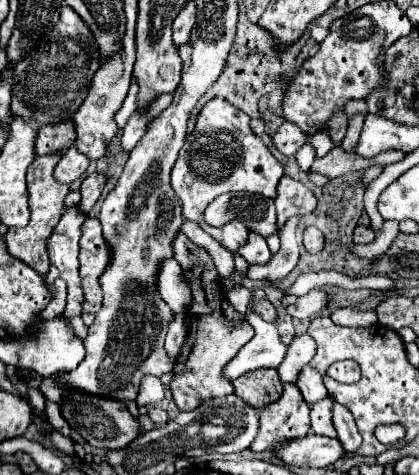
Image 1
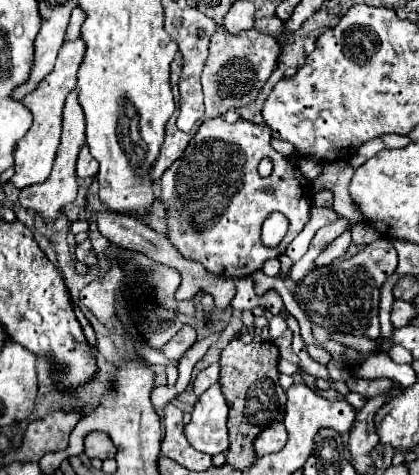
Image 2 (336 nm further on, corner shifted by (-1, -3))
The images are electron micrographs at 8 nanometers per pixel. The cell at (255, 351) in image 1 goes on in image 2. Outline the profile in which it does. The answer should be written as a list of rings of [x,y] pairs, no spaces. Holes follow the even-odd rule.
[[[221,383],[211,385],[197,401],[189,425],[185,427],[187,441],[201,453],[219,455],[229,449],[227,439],[227,403]]]

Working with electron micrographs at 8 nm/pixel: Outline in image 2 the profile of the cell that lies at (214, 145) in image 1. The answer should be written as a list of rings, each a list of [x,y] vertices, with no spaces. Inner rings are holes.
[[[223,117],[203,121],[189,141],[183,157],[177,159],[161,177],[161,199],[169,217],[167,237],[183,257],[199,261],[209,273],[225,277],[249,277],[261,269],[265,259],[273,259],[283,253],[309,221],[313,195],[313,183],[301,175],[299,167],[271,147],[269,125],[257,125],[245,119],[235,123],[227,123]],[[263,157],[273,161],[273,173],[267,179],[257,173],[257,165]],[[275,211],[289,219],[289,229],[277,247],[265,247],[261,241],[261,225]]]

